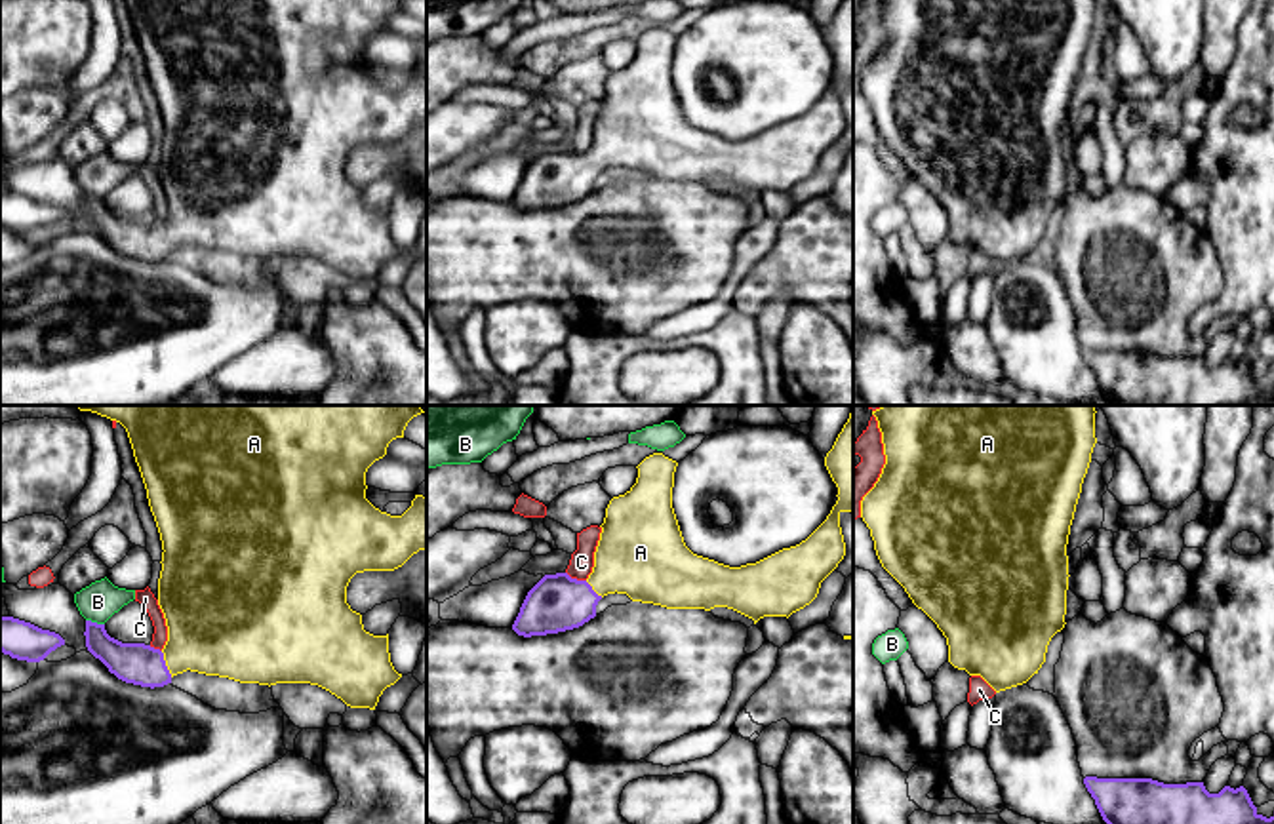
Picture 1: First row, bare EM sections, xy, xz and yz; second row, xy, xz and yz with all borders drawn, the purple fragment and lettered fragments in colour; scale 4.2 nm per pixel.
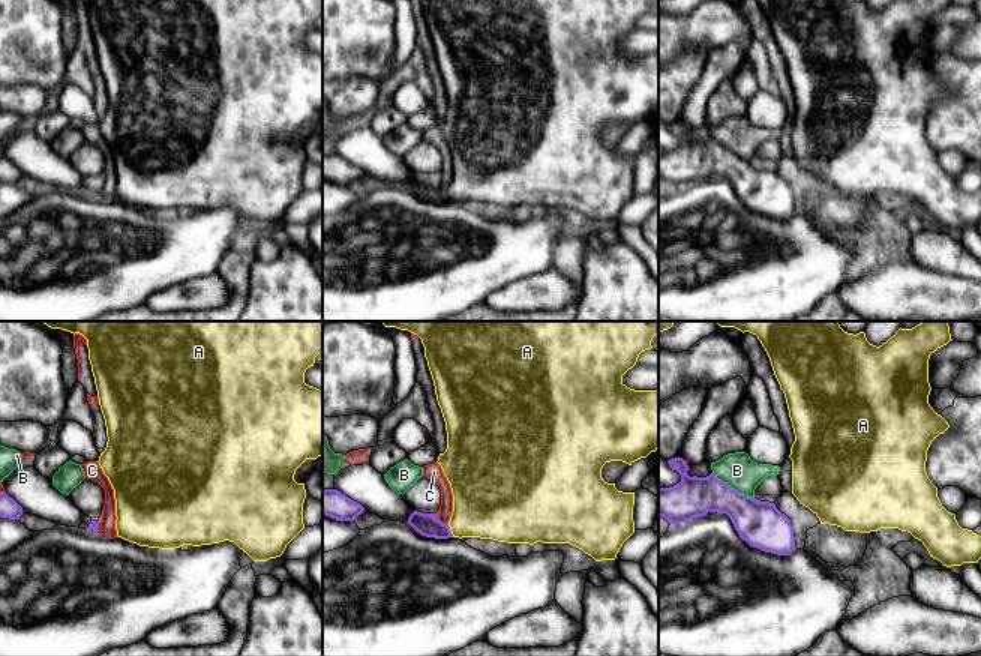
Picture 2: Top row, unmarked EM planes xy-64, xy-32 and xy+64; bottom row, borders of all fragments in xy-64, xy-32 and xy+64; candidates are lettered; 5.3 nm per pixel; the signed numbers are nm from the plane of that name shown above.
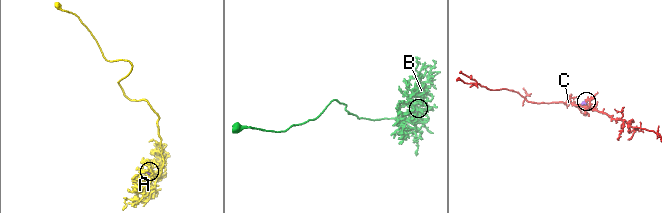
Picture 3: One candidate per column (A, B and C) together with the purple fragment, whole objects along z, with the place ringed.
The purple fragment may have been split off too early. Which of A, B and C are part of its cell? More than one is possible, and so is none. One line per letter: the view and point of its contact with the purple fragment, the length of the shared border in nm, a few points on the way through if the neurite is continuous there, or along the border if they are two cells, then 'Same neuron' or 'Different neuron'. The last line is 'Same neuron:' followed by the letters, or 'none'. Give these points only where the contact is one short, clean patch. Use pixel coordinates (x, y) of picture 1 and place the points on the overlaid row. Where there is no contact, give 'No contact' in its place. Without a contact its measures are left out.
A: Touches purple at xy (164, 665). Shared border 120 nm. Path across: xy (141, 665), (164, 665), (212, 630). Same neuron
B: Touches purple at xy (96, 623). Shared border 80 nm. Boundary: xy (86, 619), (103, 625). Different neuron
C: Touches purple at xz (576, 579). Shared border 100 nm. Boundary: xz (566, 571), (585, 581). Different neuron
Same neuron: A

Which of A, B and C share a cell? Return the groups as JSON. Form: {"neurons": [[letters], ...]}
{"neurons": [["A"], ["B"], ["C"]]}

